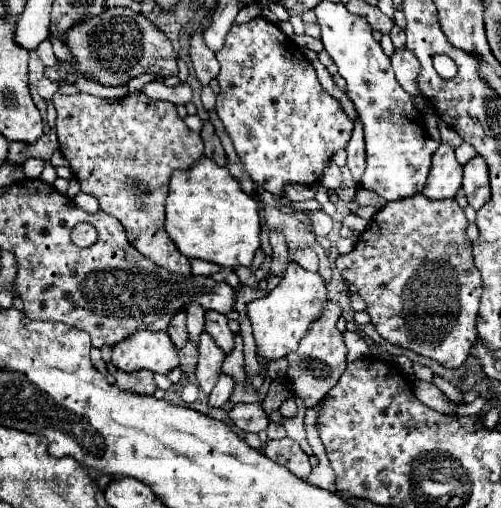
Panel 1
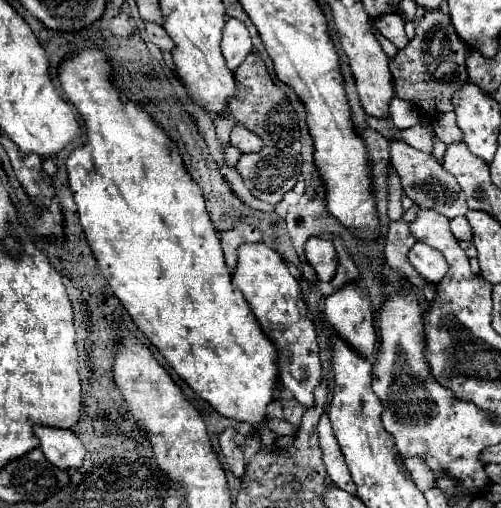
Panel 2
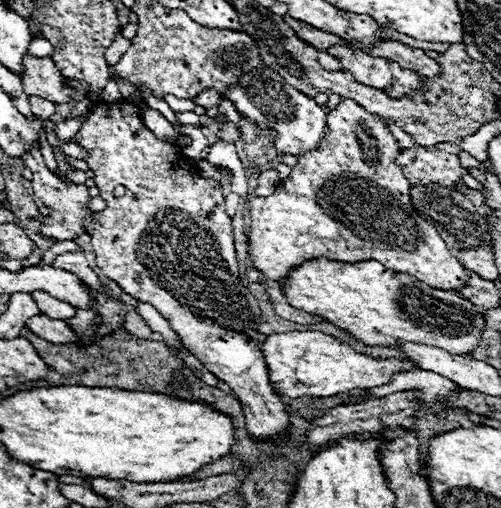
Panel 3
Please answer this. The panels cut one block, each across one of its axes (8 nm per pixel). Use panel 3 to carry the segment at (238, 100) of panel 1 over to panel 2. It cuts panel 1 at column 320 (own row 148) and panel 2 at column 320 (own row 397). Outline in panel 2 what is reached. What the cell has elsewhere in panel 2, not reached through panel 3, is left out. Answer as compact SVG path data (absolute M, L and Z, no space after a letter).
M322 236L308 238L306 260L314 266L318 280L332 280L338 266L338 256L336 256L332 240L322 238Z

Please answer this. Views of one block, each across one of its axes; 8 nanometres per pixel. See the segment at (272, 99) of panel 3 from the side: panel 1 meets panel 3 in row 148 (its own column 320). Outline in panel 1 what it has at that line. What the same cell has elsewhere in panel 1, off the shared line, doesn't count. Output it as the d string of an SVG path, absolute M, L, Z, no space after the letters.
M290 262L278 286L272 292L268 292L266 298L248 304L248 318L252 322L254 340L256 340L256 354L264 358L264 362L274 362L294 352L298 348L300 338L308 330L308 324L312 324L316 316L320 316L320 308L324 306L326 300L328 296L322 276L306 272L296 262Z

